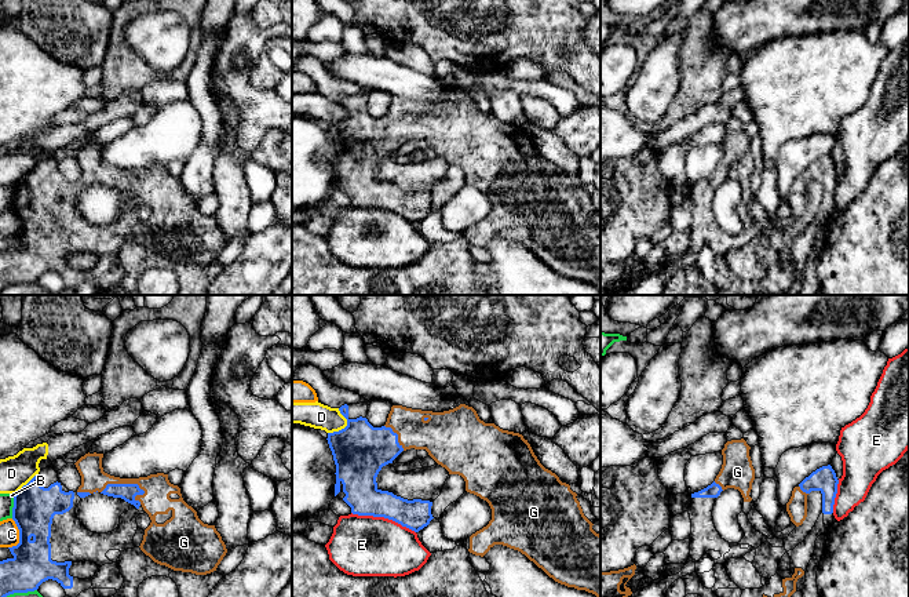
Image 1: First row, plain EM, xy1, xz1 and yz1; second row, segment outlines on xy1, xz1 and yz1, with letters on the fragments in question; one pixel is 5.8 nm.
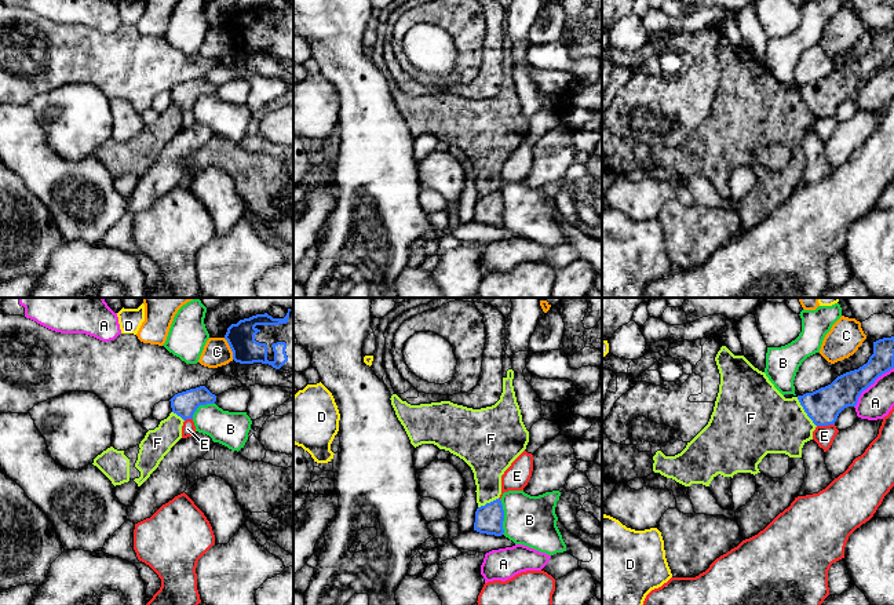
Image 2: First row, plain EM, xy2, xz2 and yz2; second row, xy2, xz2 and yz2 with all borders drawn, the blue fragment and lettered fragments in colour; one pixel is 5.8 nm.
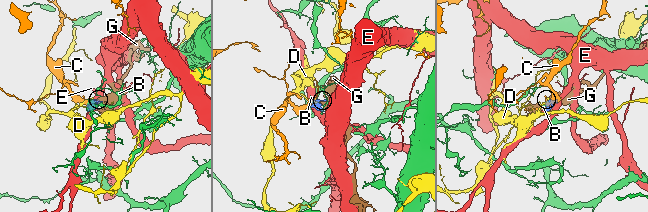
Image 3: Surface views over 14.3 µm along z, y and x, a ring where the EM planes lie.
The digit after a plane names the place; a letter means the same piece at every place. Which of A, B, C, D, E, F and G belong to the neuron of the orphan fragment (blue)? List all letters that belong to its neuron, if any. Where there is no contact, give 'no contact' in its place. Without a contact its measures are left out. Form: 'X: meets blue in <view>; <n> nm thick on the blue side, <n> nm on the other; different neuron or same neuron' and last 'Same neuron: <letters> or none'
A: meets blue in yz2; 180 nm thick on the blue side, 190 nm on the other; different neuron
B: meets blue in xz2; 160 nm thick on the blue side, 280 nm on the other; different neuron
C: meets blue in xy1; 260 nm thick on the blue side, 110 nm on the other; different neuron
D: meets blue in xz1; 320 nm thick on the blue side, 150 nm on the other; different neuron
E: meets blue in xz1; 200 nm thick on the blue side, 360 nm on the other; different neuron
F: meets blue in yz2; 200 nm thick on the blue side, 380 nm on the other; different neuron
G: meets blue in xy1; 100 nm thick on the blue side, 160 nm on the other; same neuron
Same neuron: G

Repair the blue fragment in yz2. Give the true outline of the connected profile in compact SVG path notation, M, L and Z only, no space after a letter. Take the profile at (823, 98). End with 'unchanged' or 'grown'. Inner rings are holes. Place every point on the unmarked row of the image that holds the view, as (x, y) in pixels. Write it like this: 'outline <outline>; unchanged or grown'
outline M894 28L883 29L873 33L873 45L866 55L838 68L825 79L798 87L798 91L815 117L835 116L844 99L855 98L861 84L893 59Z; unchanged

